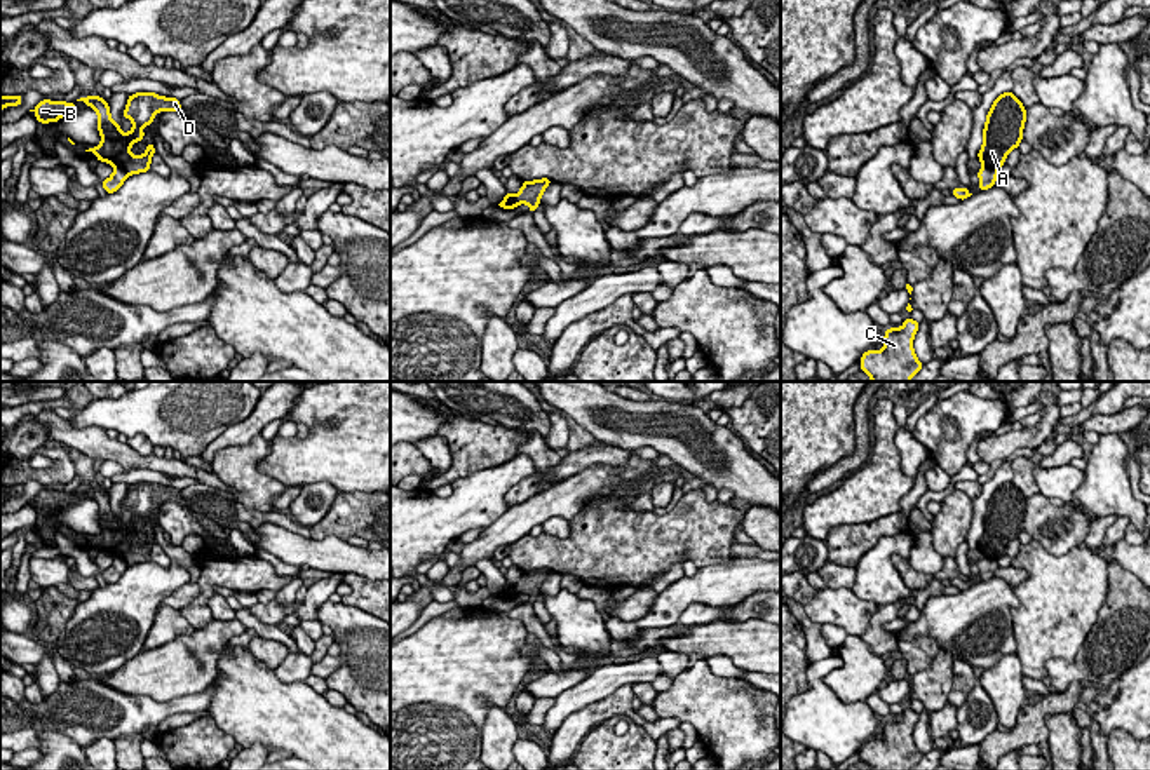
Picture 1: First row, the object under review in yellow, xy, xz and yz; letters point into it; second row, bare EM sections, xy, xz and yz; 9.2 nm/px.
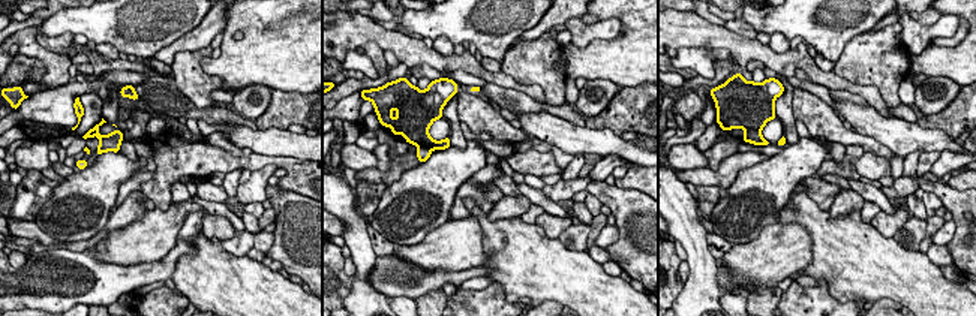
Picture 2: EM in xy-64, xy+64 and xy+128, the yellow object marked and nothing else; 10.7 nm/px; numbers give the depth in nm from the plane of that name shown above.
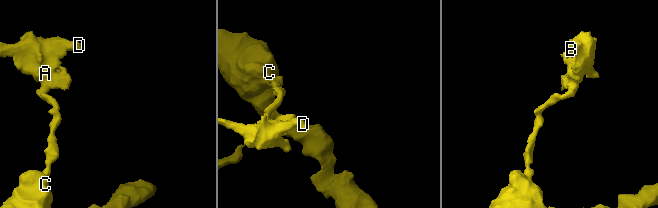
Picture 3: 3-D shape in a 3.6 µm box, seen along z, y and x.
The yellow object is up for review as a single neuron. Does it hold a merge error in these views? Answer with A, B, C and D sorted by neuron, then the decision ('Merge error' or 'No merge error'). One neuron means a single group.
Groups: A B D / C. Merge error

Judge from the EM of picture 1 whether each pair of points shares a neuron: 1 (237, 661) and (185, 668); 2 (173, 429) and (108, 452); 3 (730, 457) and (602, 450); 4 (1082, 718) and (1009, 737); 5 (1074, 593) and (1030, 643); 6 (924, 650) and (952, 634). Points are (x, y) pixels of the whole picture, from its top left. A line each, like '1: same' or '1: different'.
1: different
2: different
3: different
4: different
5: same
6: different

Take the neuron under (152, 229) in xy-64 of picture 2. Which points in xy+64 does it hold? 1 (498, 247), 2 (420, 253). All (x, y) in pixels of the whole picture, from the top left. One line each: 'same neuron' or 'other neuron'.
1: other neuron
2: same neuron

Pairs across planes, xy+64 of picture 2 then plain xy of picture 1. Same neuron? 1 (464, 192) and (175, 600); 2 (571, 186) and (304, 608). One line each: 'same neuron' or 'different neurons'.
1: different neurons
2: different neurons

